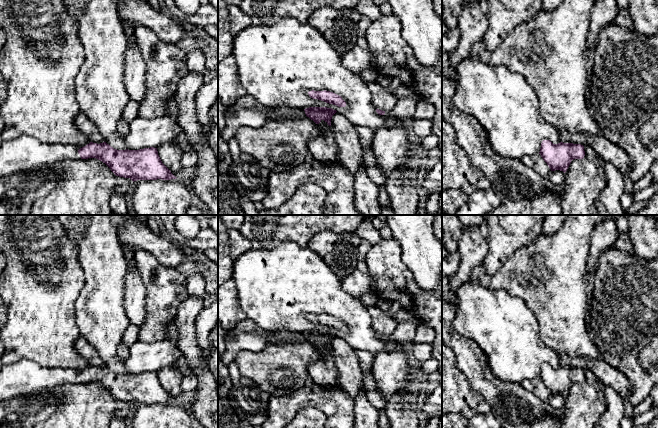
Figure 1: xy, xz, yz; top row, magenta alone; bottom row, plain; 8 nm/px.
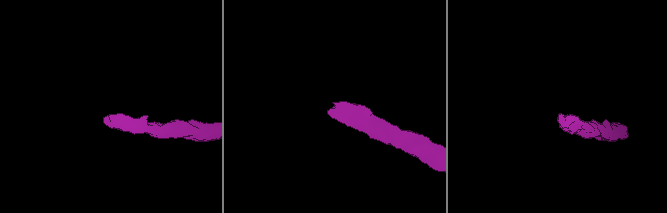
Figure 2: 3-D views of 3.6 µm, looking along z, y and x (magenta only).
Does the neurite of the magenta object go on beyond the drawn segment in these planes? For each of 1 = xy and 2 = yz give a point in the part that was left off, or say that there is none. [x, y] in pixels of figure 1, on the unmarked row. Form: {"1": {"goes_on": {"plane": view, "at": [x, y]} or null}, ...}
{"1": {"goes_on": {"plane": "xy", "at": [21, 379]}}, "2": {"goes_on": null}}

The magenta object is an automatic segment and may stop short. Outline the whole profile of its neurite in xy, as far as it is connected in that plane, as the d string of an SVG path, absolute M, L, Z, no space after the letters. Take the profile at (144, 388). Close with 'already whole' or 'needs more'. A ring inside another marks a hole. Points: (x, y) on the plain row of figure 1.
M30 360L3 365L0 368L0 403L28 397L51 388L78 383L96 382L119 401L137 404L176 403L162 387L157 372L117 374L106 366L90 366L77 374L72 369L46 368Z; needs more

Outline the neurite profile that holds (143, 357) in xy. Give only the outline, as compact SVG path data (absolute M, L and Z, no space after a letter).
M137 340L129 347L129 357L123 363L128 374L157 372L172 366L182 355L174 342L163 340L145 343Z

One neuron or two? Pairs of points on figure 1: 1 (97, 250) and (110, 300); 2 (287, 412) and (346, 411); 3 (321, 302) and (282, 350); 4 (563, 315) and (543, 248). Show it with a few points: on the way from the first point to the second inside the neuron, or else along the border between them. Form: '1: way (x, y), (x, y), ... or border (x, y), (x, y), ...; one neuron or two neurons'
1: way (103, 262), (104, 288); one neuron
2: way (302, 398), (324, 398), (331, 401); one neuron
3: border (275, 330), (287, 329), (303, 333); two neurons
4: way (557, 298), (555, 292), (555, 271), (551, 265); one neuron

